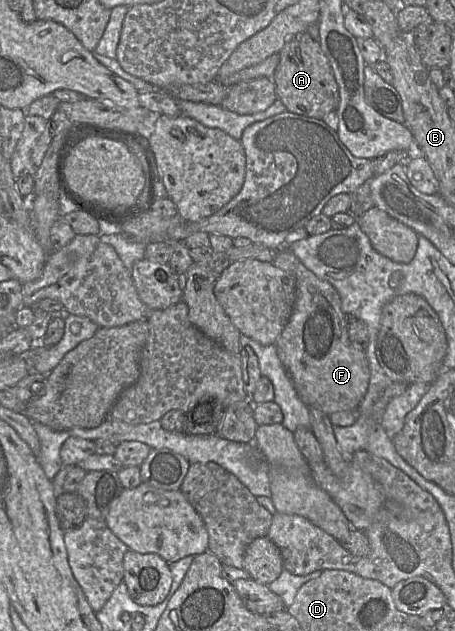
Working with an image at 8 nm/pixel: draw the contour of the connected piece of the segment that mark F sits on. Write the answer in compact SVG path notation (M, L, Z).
M287 247L274 252L273 264L296 278L294 308L275 345L278 357L290 375L299 397L308 407L318 408L327 415L358 409L369 388L369 362L364 347L356 345L349 337L347 314L342 311L338 291L328 281L318 278L307 269Z

